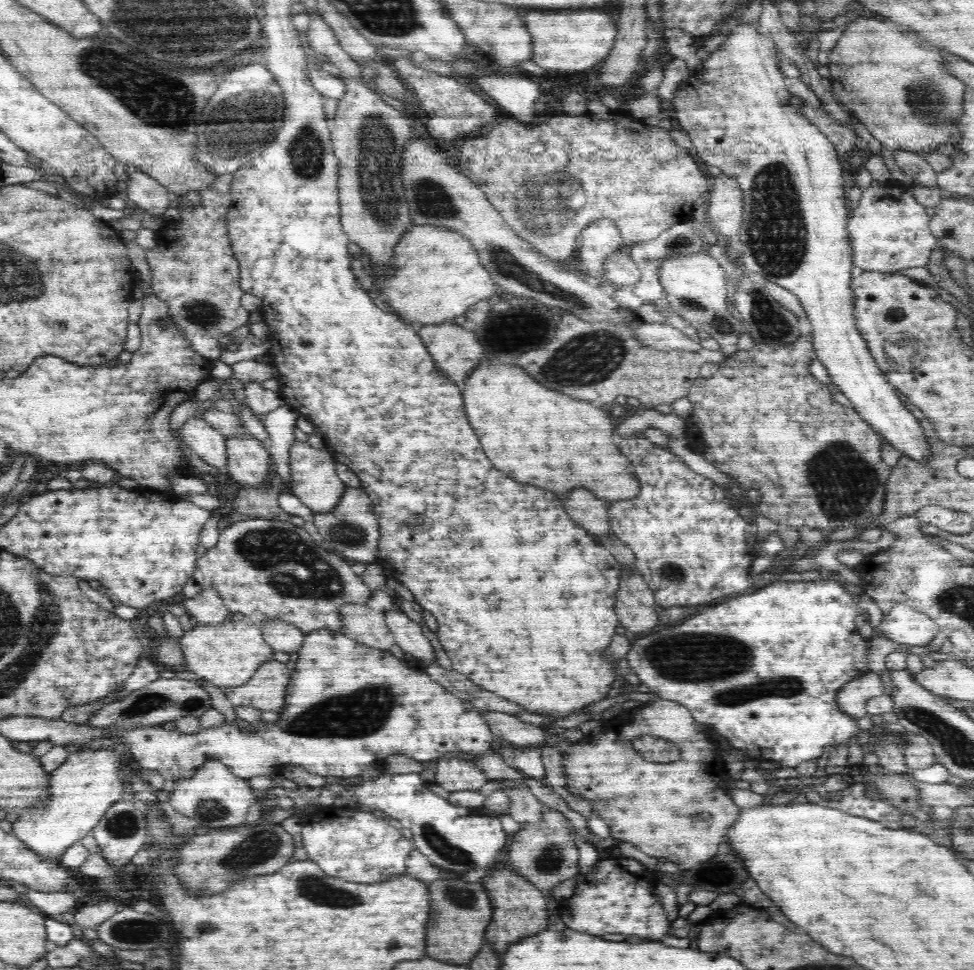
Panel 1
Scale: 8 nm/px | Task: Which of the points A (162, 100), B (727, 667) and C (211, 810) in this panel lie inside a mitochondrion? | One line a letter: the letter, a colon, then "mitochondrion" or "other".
A: mitochondrion
B: mitochondrion
C: mitochondrion

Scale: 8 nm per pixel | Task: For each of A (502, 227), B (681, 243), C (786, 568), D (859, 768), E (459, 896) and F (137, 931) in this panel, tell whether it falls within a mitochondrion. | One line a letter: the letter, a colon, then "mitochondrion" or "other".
A: mitochondrion
B: mitochondrion
C: other
D: other
E: mitochondrion
F: mitochondrion

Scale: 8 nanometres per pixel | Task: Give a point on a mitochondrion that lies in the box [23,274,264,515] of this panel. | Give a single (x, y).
(206, 315)

